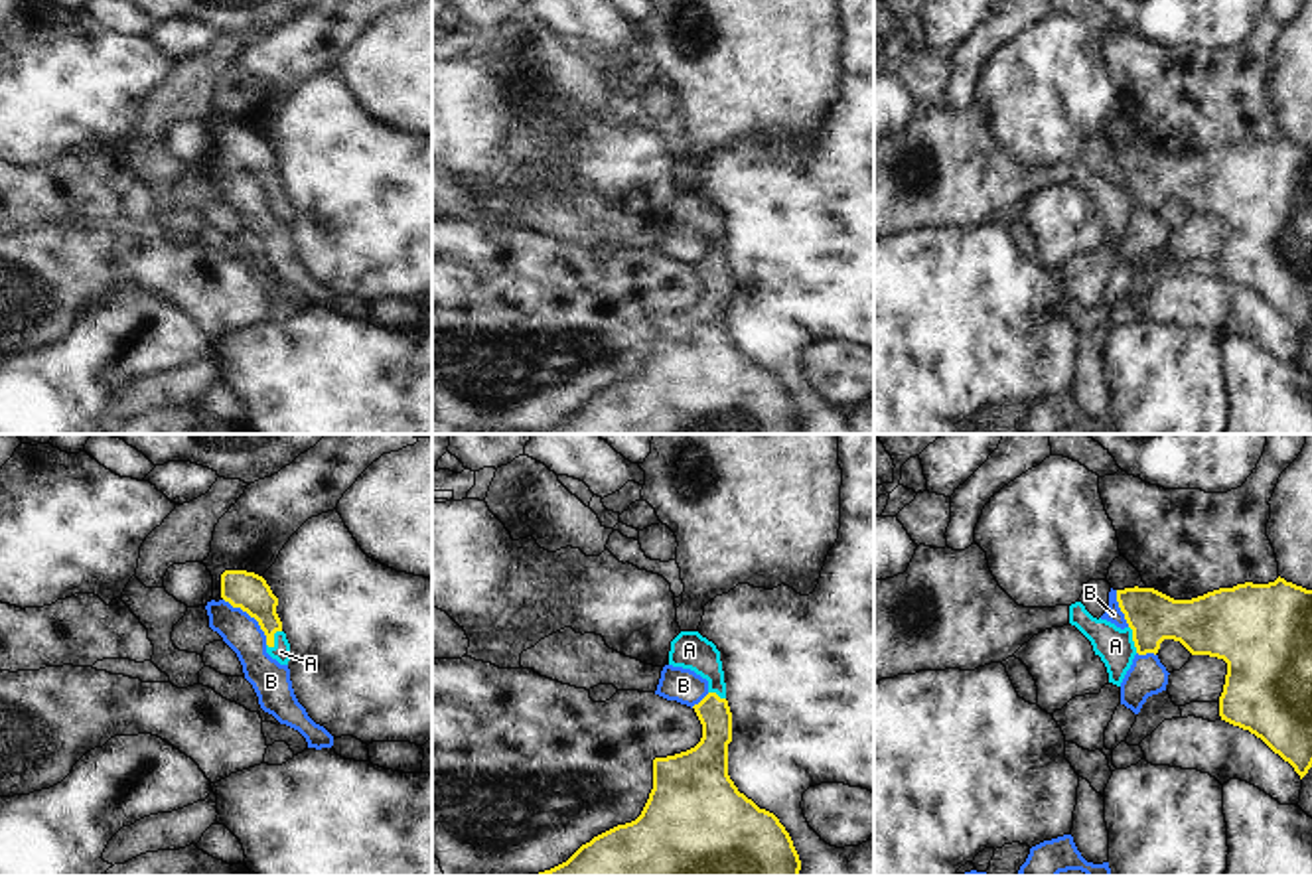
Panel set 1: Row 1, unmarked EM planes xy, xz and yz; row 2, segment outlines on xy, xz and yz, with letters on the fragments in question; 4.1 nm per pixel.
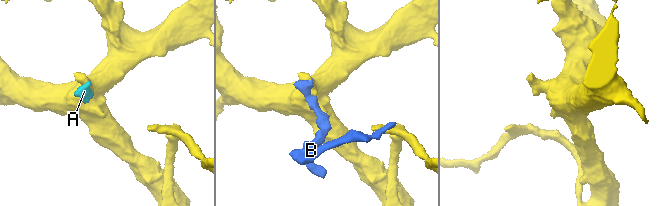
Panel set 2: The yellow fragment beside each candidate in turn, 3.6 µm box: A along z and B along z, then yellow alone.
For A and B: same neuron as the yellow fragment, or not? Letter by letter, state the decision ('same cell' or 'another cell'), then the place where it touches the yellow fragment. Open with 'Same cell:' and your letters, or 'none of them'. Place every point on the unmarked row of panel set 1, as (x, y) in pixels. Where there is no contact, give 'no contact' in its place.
Same cell: A
A: same cell | xy (273, 196)
B: another cell | xy (251, 174)

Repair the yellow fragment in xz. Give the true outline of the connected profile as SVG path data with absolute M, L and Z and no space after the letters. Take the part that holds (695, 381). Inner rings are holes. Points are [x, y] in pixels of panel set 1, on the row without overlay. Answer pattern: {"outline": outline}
{"outline": "M698 189L671 199L669 223L708 239L708 253L694 262L700 300L681 312L653 318L653 347L641 373L582 402L566 420L529 434L799 434L801 418L779 377L738 349L728 333L732 270L720 209Z"}

